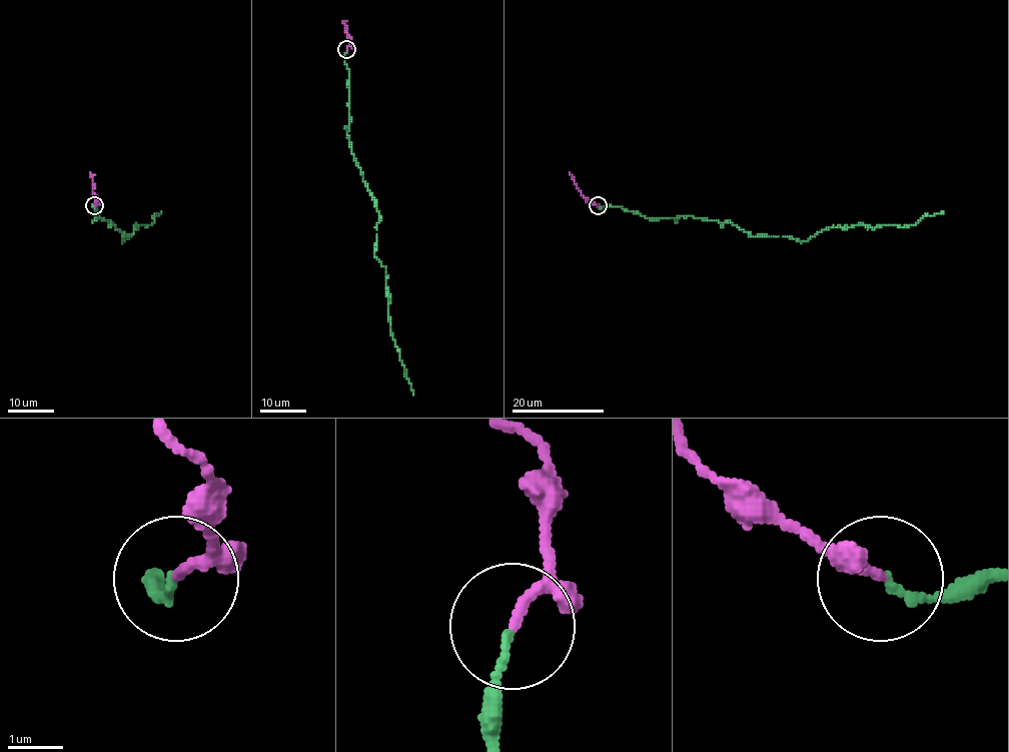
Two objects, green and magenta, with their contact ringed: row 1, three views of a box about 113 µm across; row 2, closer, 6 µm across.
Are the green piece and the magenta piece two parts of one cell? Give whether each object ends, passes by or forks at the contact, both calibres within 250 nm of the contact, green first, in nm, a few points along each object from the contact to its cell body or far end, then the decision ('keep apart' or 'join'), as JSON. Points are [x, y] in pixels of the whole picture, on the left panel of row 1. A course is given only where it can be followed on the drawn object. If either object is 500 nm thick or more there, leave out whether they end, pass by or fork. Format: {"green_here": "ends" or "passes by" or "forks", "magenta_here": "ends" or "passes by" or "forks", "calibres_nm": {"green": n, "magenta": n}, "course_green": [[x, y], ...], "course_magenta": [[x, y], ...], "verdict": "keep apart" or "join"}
{"green_here": "ends", "magenta_here": "ends", "calibres_nm": {"green": 140, "magenta": 180}, "course_green": [[94, 206], [96, 218], [128, 236], [123, 241], [136, 223], [148, 226], [160, 210]], "course_magenta": [[94, 206], [97, 198], [93, 192], [91, 173]], "verdict": "join"}

